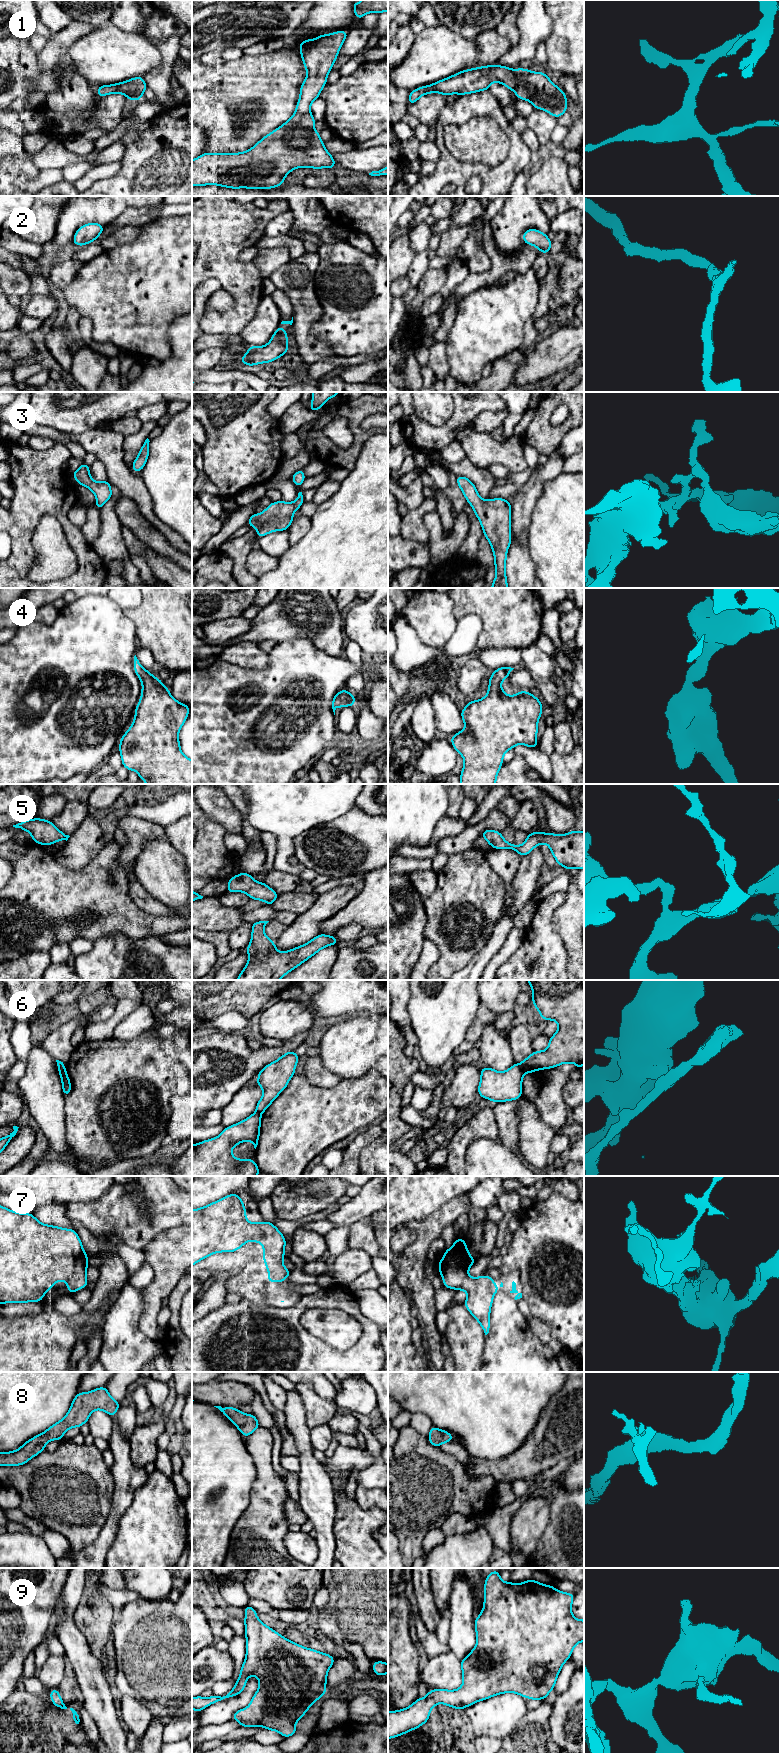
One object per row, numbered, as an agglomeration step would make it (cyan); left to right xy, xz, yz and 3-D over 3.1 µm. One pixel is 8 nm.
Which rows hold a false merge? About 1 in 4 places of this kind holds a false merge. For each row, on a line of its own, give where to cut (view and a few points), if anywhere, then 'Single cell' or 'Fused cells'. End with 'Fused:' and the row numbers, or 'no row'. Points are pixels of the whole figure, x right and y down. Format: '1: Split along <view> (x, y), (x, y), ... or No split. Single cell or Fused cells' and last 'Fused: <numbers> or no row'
1: No split. Single cell
2: No split. Single cell
3: No split. Single cell
4: No split. Single cell
5: No split. Single cell
6: Split along yz (519, 1064), (523, 1073). Fused cells
7: No split. Single cell
8: No split. Single cell
9: No split. Single cell
Fused: 6

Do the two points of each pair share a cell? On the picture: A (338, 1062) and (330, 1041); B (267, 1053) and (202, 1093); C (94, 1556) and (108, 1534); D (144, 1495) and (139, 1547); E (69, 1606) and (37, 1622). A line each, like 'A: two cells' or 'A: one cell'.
A: one cell
B: one cell
C: one cell
D: one cell
E: two cells

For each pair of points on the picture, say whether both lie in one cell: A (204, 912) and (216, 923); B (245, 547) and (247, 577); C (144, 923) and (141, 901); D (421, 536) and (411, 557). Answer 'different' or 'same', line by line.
A: same
B: same
C: different
D: different

